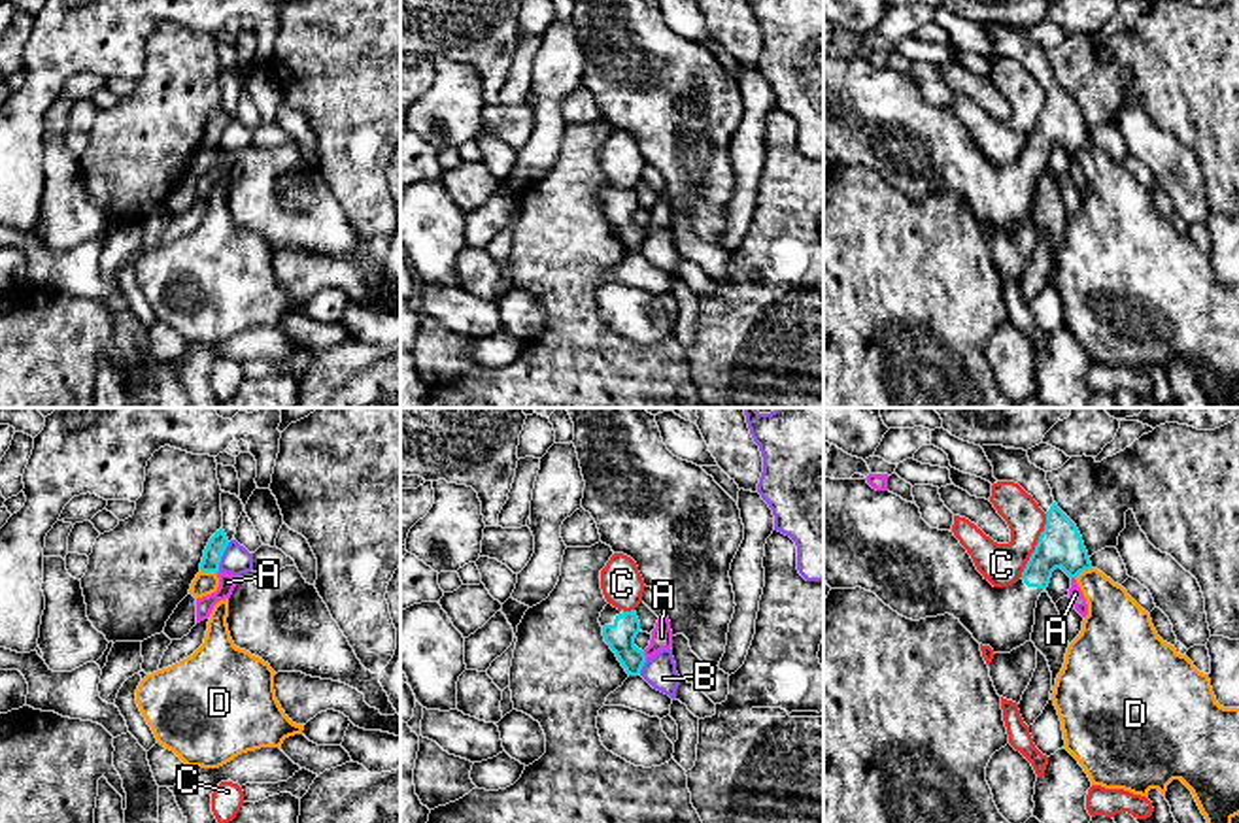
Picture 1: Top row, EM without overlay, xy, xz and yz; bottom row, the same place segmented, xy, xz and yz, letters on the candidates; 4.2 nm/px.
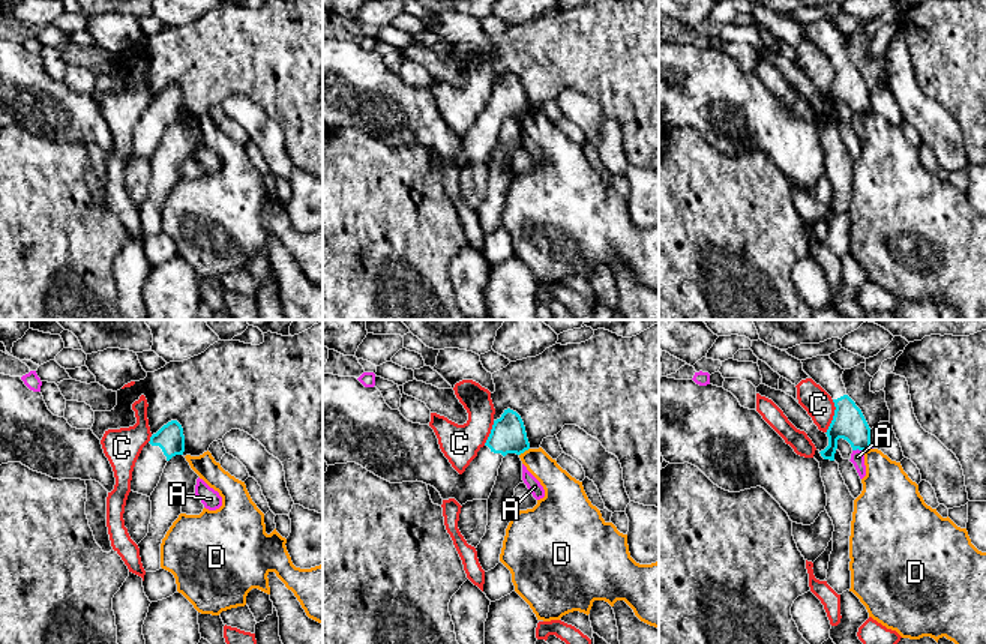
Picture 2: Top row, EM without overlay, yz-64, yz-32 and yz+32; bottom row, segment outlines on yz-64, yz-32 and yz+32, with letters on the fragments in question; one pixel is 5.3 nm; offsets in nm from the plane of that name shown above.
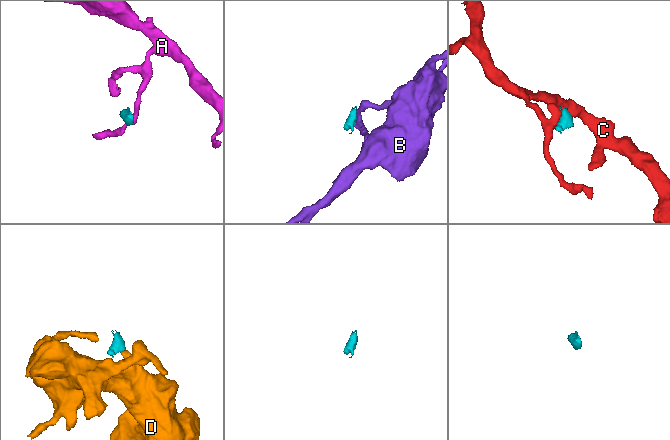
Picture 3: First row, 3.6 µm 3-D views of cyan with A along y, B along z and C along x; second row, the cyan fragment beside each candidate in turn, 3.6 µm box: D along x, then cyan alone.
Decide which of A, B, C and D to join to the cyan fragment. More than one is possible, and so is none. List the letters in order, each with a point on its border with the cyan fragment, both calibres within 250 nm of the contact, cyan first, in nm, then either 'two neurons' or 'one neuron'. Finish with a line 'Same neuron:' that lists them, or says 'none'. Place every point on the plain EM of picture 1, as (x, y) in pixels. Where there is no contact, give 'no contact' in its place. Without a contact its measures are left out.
A: contact xz (644, 233); calibres 120 and 100 nm; two neurons
B: contact xy (221, 133); calibres 80 and 120 nm; two neurons
C: contact yz (1035, 123); calibres 190 and 180 nm; two neurons
D: contact xy (208, 148); calibres 80 and 100 nm; two neurons
Same neuron: none

